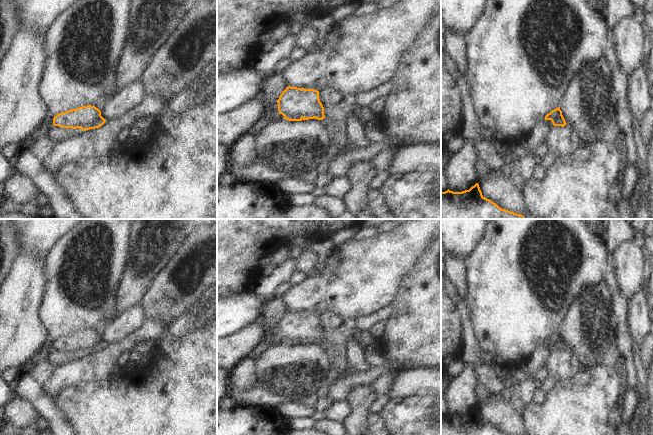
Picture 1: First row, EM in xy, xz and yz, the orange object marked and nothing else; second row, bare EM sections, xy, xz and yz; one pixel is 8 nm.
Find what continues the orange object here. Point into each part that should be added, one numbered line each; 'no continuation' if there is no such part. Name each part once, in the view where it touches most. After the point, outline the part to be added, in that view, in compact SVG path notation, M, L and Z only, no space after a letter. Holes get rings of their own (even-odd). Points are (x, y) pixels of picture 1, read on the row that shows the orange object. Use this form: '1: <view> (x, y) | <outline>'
no continuation

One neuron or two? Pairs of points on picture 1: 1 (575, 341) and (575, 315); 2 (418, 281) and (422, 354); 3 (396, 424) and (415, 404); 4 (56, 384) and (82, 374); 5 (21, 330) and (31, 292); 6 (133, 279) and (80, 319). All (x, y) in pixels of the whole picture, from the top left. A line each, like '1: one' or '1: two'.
1: one
2: one
3: one
4: one
5: one
6: two

